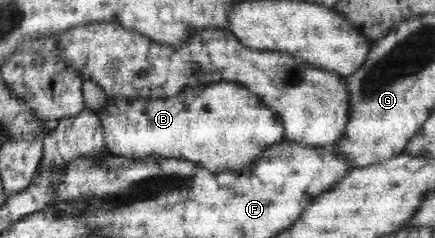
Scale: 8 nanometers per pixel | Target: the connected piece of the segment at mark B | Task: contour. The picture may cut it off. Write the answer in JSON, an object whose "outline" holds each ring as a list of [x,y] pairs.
{"outline":[[[214,81],[210,84],[201,84],[197,86],[186,87],[182,94],[178,93],[173,97],[146,97],[146,98],[134,98],[134,100],[128,100],[127,98],[114,98],[113,96],[107,97],[107,107],[98,113],[100,121],[102,121],[102,129],[104,129],[104,139],[106,139],[106,148],[110,149],[110,152],[114,155],[125,156],[134,159],[144,159],[145,156],[153,156],[165,159],[184,159],[194,164],[205,168],[208,172],[214,172],[218,174],[226,170],[242,170],[244,167],[251,165],[266,149],[278,142],[285,140],[284,127],[282,127],[282,121],[278,122],[278,116],[276,111],[272,112],[272,109],[268,108],[264,101],[254,94],[254,92],[248,91],[246,87],[240,85],[238,82],[228,81]]]}

